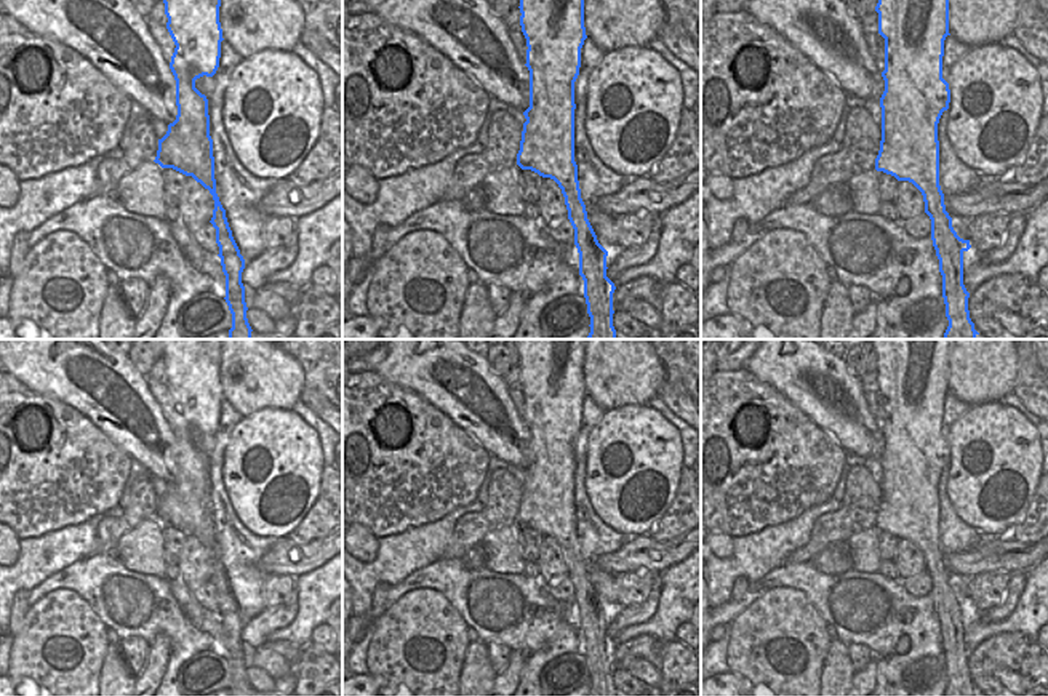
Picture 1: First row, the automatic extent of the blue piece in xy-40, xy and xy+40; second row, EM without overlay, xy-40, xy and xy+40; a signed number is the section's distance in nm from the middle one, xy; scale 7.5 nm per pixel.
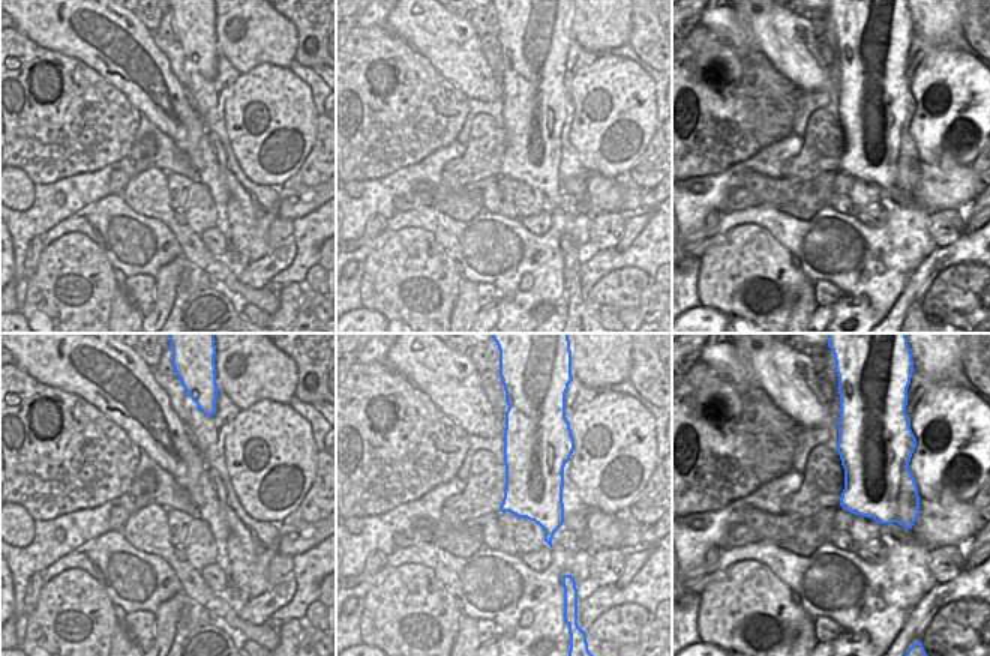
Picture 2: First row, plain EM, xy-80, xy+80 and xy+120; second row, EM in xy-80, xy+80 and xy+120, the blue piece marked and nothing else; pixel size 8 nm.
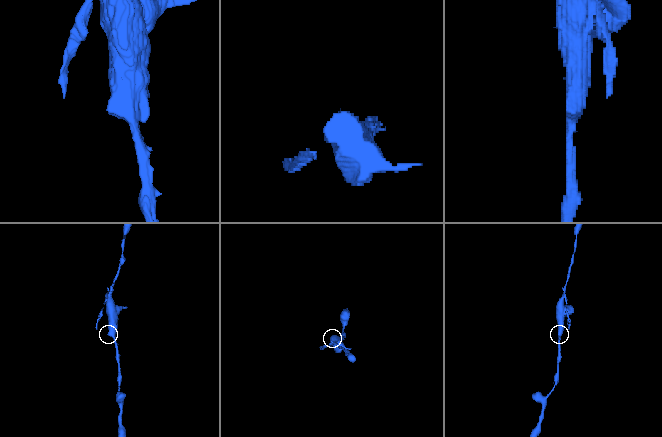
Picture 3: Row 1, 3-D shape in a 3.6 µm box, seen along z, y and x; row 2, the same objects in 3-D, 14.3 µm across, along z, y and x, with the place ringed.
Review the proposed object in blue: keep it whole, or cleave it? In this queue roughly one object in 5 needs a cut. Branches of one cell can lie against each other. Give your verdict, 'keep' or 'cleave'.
keep

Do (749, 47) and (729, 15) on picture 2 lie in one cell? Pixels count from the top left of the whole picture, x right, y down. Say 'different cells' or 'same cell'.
same cell

